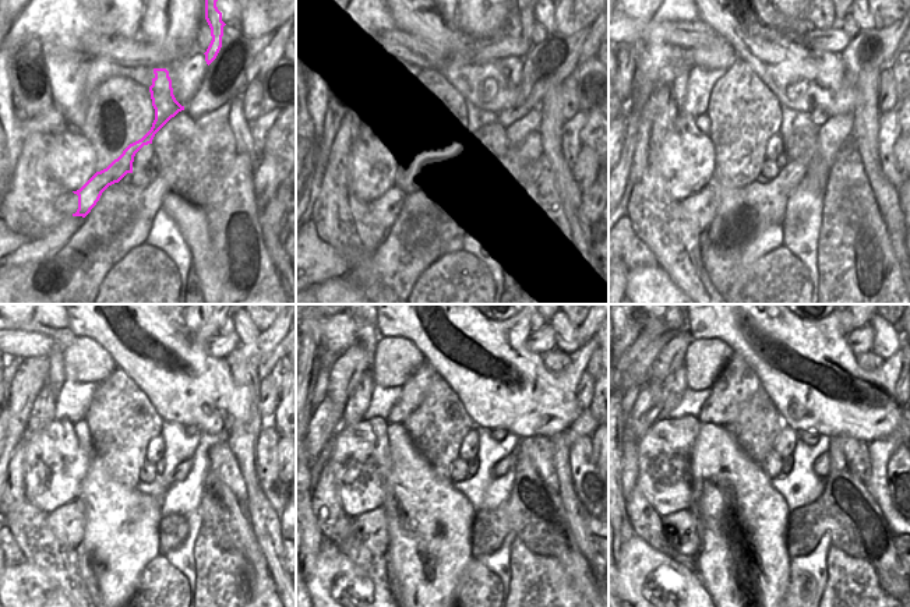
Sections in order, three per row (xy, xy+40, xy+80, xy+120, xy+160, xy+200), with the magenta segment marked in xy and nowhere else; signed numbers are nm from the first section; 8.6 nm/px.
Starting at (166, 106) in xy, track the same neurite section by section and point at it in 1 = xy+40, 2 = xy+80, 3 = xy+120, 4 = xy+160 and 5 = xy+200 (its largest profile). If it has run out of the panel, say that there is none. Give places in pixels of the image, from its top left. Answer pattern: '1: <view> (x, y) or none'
1: xy+40 (385, 210)
2: xy+80 (699, 208)
3: xy+120 (70, 518)
4: xy+160 (373, 521)
5: xy+200 (683, 521)

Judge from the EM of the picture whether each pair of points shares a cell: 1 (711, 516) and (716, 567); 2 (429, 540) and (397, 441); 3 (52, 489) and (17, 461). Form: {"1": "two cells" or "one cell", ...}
{"1": "one cell", "2": "one cell", "3": "two cells"}

